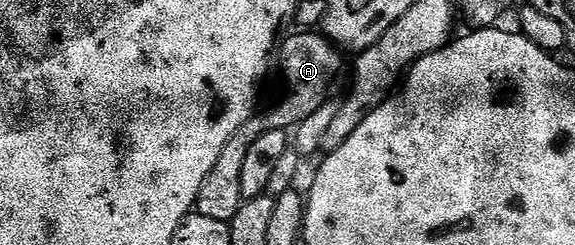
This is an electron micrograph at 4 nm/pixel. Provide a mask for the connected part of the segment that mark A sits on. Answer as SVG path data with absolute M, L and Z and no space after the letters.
M296 35L293 38L293 41L291 38L284 46L278 84L272 96L262 107L262 111L258 111L258 115L254 115L254 119L250 119L250 123L246 123L246 127L238 131L234 139L230 139L226 151L222 151L222 159L218 159L214 171L210 171L198 195L195 212L210 223L228 227L238 213L242 204L242 167L246 164L250 151L254 151L254 147L258 147L258 143L262 143L266 135L288 131L302 123L302 119L323 106L324 100L336 89L341 50L331 40L320 35Z

